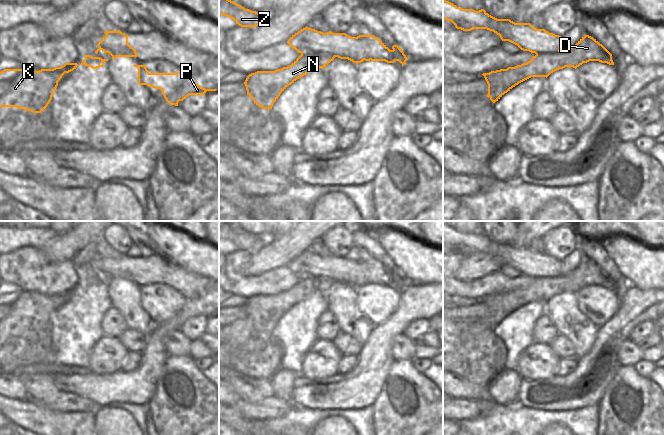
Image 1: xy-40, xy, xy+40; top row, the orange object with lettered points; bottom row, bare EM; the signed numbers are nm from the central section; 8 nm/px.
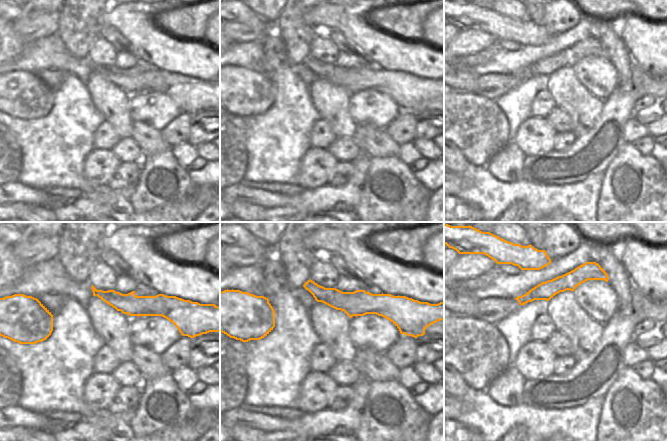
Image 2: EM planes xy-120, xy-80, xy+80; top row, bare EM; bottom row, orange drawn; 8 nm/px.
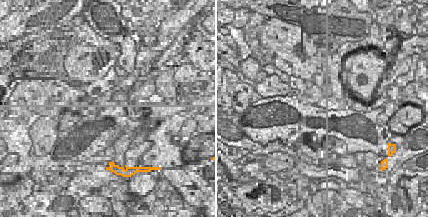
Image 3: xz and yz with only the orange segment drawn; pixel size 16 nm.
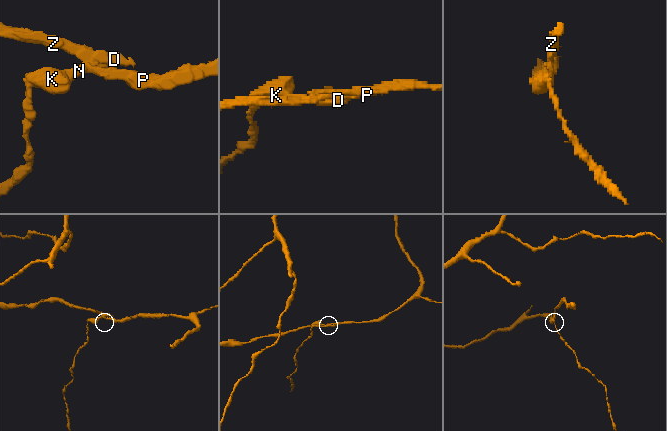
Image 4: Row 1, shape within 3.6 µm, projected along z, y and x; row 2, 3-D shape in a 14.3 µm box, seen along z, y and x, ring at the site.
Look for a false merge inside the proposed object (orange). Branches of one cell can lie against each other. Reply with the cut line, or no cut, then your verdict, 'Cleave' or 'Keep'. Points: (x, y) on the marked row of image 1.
Split along xy (301, 53), (328, 53), (336, 56). Cleave.

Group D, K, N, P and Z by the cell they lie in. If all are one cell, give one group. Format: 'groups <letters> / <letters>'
groups D K N / P Z

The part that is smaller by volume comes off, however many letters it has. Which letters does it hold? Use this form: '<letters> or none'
D, K, N

